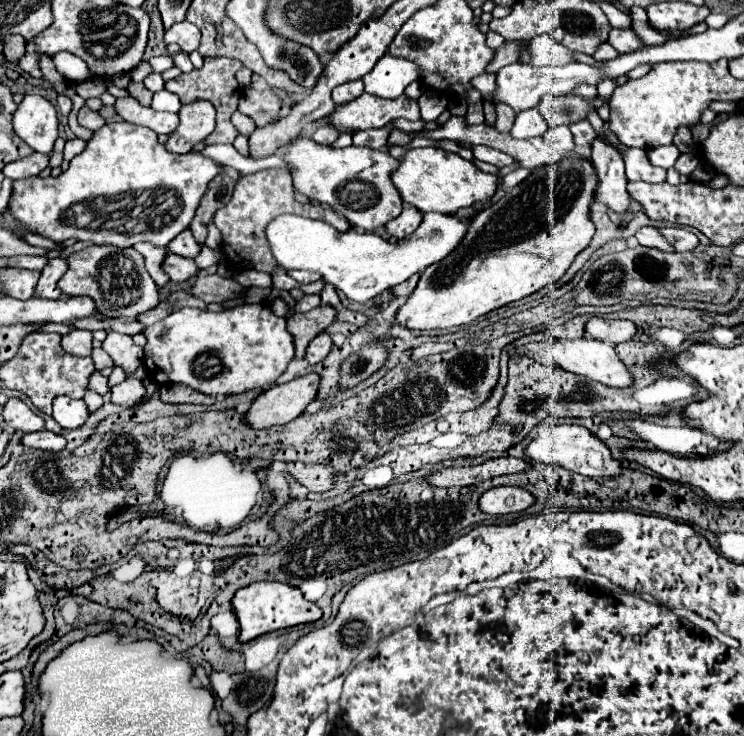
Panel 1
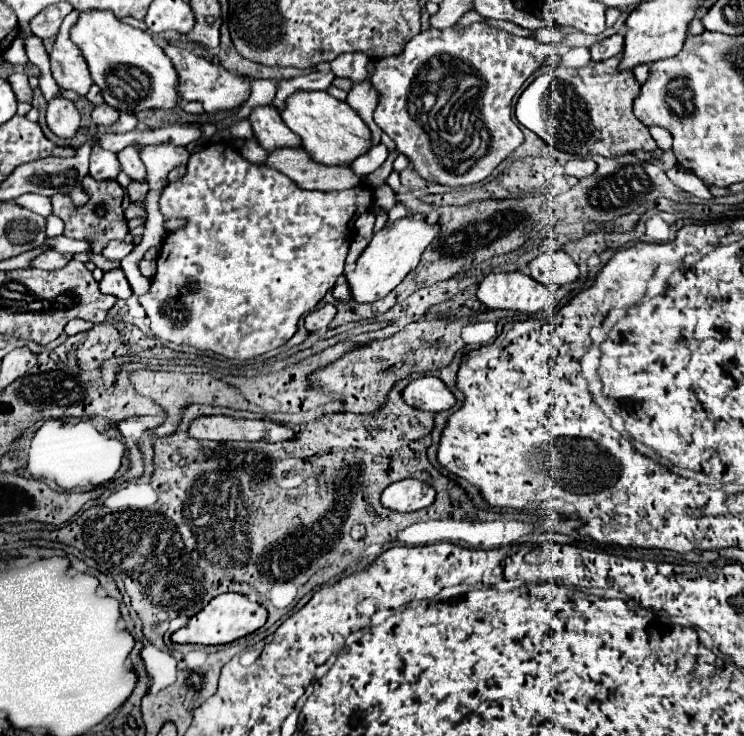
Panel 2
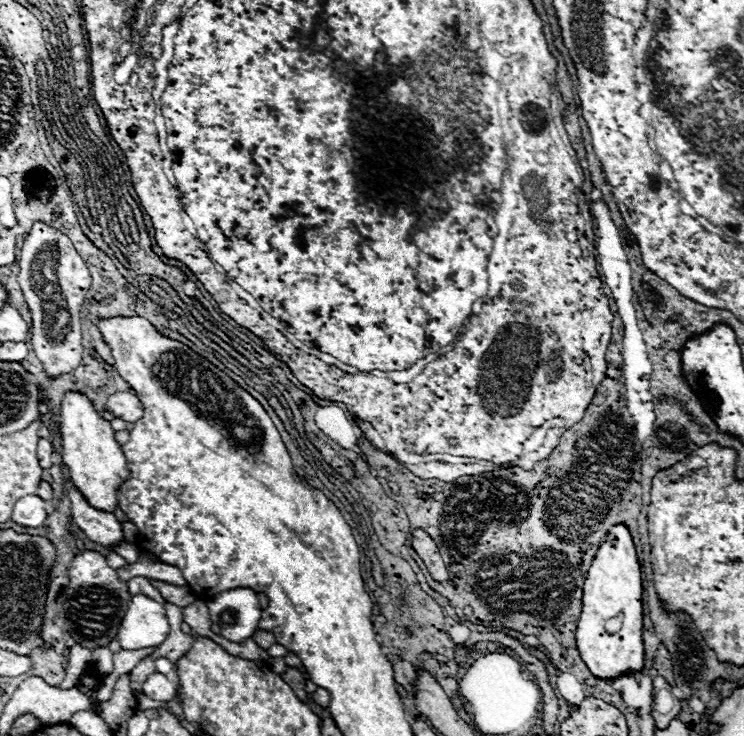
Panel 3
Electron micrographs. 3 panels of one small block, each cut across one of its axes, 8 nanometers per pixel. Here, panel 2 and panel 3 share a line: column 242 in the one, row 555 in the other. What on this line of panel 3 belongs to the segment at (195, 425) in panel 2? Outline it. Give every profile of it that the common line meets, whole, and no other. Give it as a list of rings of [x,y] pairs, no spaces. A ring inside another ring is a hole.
[[[414,530],[410,540],[412,540],[412,548],[416,550],[416,554],[424,560],[430,576],[434,580],[438,580],[438,582],[446,582],[448,580],[448,572],[446,572],[446,566],[442,562],[442,556],[438,552],[436,542],[424,530]]]

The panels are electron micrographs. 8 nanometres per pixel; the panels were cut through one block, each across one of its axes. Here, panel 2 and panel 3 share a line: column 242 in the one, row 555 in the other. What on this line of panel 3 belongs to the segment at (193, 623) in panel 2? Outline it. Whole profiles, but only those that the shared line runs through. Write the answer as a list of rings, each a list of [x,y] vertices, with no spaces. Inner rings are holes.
[[[614,526],[600,550],[594,556],[594,562],[588,570],[582,596],[582,616],[578,620],[576,644],[582,660],[588,664],[588,670],[596,678],[618,678],[626,672],[640,672],[644,666],[644,642],[642,642],[642,578],[636,550],[626,526]],[[622,614],[622,630],[614,636],[604,632],[604,622]]]

